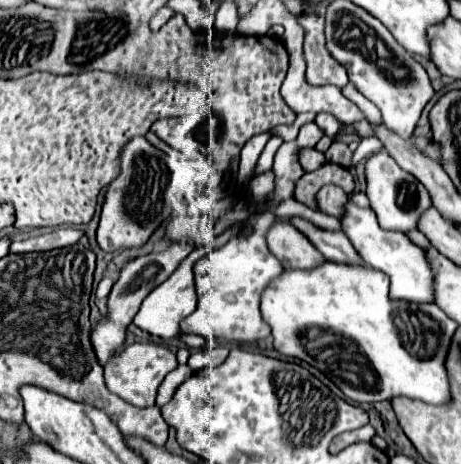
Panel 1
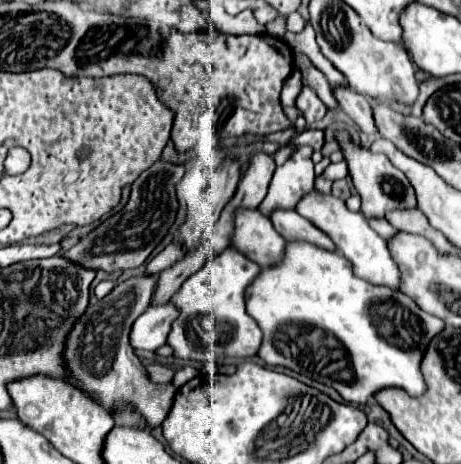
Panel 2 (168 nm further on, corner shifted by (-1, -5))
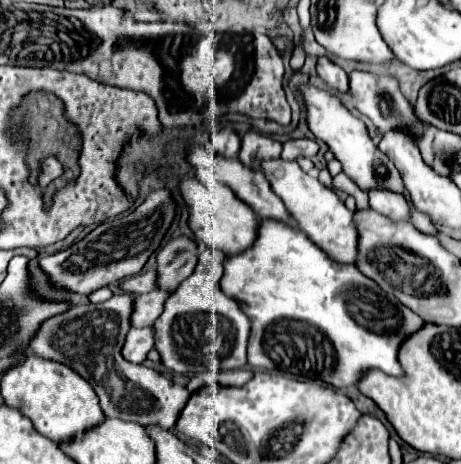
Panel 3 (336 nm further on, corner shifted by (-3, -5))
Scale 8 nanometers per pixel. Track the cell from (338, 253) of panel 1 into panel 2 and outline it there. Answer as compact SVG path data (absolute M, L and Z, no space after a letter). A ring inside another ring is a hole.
M274 210L270 214L270 220L282 236L286 236L288 242L310 242L318 248L326 248L330 252L336 250L336 244L326 236L320 228L316 228L312 222L302 218L296 210Z

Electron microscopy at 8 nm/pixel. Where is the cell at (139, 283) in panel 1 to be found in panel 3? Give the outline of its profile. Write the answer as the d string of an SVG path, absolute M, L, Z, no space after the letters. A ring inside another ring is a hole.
M116 294L102 304L72 306L66 312L44 320L32 336L30 348L34 354L68 364L70 368L76 368L80 376L86 376L94 386L100 398L100 408L106 416L138 422L142 426L160 424L162 428L174 428L190 392L156 370L142 364L128 364L120 356L120 348L130 330L132 300L134 298L130 294Z

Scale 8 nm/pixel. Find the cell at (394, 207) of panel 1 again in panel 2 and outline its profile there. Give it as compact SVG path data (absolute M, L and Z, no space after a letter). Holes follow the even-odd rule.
M338 130L336 138L342 146L344 158L348 160L352 182L354 182L360 198L362 198L362 214L366 216L366 220L386 218L386 214L392 210L410 210L410 208L418 206L416 192L414 192L410 180L398 168L394 168L384 154L374 154L362 146L352 144L348 132L344 132L344 130Z

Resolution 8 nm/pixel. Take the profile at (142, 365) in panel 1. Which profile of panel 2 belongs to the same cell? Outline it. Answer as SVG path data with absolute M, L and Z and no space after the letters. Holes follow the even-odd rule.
M148 364L146 366L146 376L154 382L154 384L170 384L174 372L164 366L164 364Z

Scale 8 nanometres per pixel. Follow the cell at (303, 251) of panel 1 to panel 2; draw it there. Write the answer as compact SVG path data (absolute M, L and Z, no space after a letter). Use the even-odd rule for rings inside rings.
M240 210L232 246L262 268L276 266L286 254L286 240L278 234L272 220L258 210Z

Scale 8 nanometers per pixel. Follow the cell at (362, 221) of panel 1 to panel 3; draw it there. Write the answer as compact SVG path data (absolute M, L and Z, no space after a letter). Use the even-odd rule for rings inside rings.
M282 158L276 160L262 160L260 170L270 182L276 196L282 198L288 214L294 218L298 230L306 232L306 236L322 248L332 260L342 264L354 264L356 262L356 240L358 232L352 224L352 212L340 202L336 192L332 188L326 188L320 184L320 180L306 174L298 162L288 162Z

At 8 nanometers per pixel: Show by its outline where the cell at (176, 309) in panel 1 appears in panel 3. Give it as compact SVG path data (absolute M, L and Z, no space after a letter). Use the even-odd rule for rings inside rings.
M132 328L122 346L122 356L132 364L142 364L152 348L154 348L152 328Z

